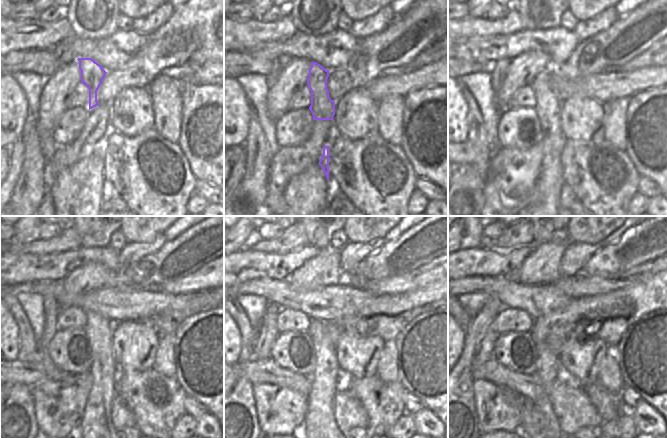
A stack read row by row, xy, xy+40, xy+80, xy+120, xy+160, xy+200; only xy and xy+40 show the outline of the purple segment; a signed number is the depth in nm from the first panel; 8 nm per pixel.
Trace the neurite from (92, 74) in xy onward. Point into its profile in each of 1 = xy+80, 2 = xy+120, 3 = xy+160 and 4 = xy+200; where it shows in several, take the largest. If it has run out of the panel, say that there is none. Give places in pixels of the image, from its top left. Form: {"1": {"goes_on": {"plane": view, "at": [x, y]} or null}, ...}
{"1": {"goes_on": {"plane": "xy+80", "at": [547, 105]}}, "2": {"goes_on": {"plane": "xy+120", "at": [99, 330]}}, "3": {"goes_on": {"plane": "xy+160", "at": [326, 372]}}, "4": {"goes_on": {"plane": "xy+200", "at": [549, 369]}}}

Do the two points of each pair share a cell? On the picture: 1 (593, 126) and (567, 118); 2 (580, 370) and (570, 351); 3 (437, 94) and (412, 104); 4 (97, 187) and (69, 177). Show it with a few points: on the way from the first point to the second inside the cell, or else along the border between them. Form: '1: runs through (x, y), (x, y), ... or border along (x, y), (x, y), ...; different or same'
1: runs through (587, 126), (581, 120), (573, 120); same
2: runs through (580, 365), (575, 356); same
3: runs through (431, 98), (423, 100), (418, 104); same
4: runs through (90, 187), (82, 187), (76, 184); same

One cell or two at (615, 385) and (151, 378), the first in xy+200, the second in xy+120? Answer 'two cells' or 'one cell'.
two cells

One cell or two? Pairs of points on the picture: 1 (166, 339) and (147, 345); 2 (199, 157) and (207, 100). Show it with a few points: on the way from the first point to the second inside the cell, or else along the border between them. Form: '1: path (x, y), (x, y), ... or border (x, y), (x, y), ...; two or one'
1: border (159, 334), (159, 344), (153, 364); two
2: path (199, 142), (199, 121), (193, 115), (194, 111); one

